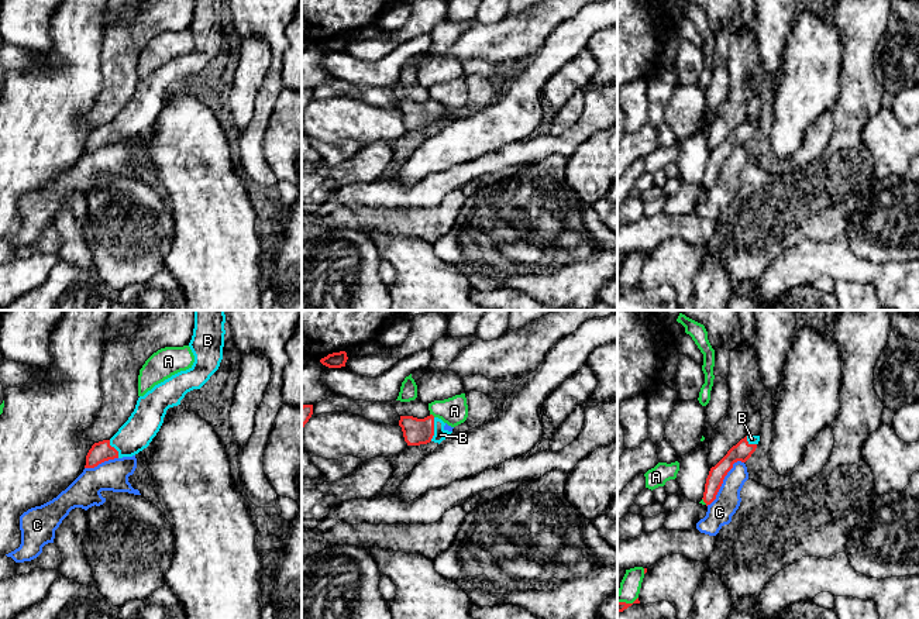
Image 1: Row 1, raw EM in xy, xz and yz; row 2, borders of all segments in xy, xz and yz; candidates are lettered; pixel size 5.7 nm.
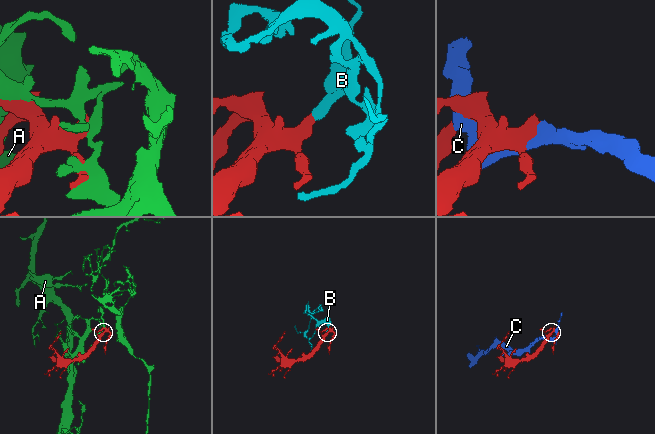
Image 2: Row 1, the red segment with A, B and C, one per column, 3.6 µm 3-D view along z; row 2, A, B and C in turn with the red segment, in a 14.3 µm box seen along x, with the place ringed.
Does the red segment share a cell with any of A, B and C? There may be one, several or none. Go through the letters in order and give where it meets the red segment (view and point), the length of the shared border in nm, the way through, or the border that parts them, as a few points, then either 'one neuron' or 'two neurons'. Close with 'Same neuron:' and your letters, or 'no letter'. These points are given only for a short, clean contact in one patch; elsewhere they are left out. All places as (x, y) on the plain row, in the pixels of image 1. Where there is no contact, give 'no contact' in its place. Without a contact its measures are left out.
A: meets red in yz at (627, 288); contact 120 nm long; two neurons
B: meets red in xz at (433, 113); contact 140 nm long; runs through xz (416, 116), (433, 113), (440, 119); one neuron
C: meets red in yz at (722, 165); contact 340 nm long; two neurons
Same neuron: B

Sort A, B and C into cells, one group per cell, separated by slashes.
A / B / C

